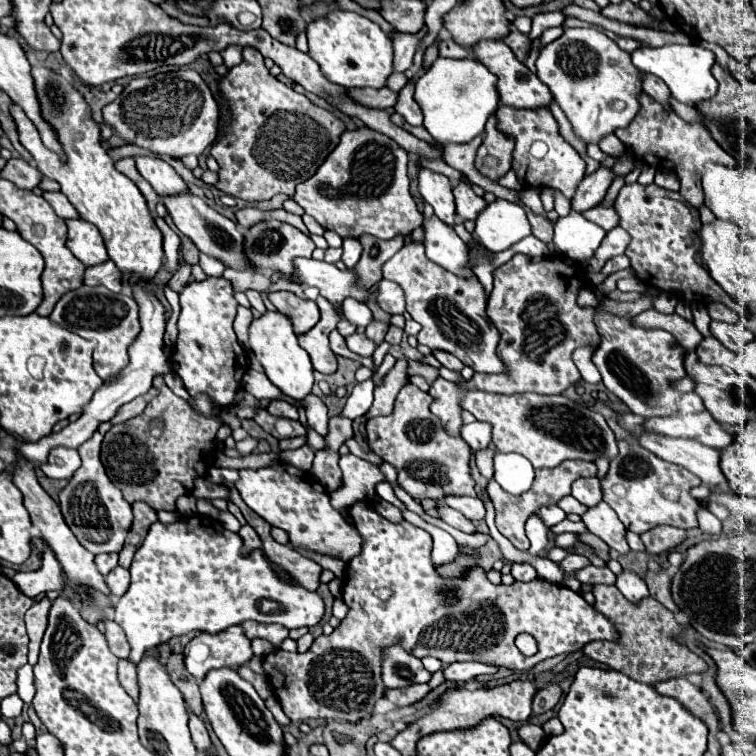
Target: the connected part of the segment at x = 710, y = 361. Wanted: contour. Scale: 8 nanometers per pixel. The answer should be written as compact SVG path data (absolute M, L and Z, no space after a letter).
M705 337L697 347L697 357L705 365L727 365L735 357L735 353L721 345L715 337Z

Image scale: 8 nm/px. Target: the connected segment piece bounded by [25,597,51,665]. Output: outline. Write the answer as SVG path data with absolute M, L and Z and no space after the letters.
M43 597L41 601L35 601L35 605L25 613L27 635L29 635L29 663L31 665L35 665L37 657L39 657L39 645L41 645L43 633L47 629L49 607L51 607L49 597Z

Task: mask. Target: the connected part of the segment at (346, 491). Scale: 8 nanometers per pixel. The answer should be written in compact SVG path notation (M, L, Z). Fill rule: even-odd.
M353 453L341 455L339 465L341 465L341 471L343 471L343 487L329 493L331 505L337 511L347 509L355 501L373 499L375 485L379 481L385 481L383 473L375 465L363 461L361 457L355 457Z

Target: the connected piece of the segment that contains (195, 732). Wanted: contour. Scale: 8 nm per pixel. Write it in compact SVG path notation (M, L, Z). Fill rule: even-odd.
M189 711L189 729L191 729L191 737L193 737L197 751L205 753L211 747L211 739L209 739L209 733L205 729L205 723L193 711Z

